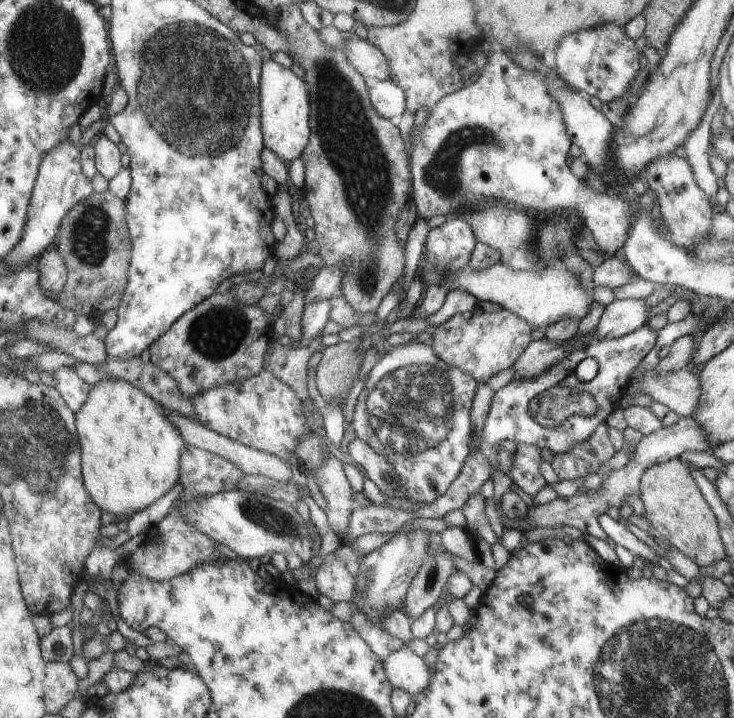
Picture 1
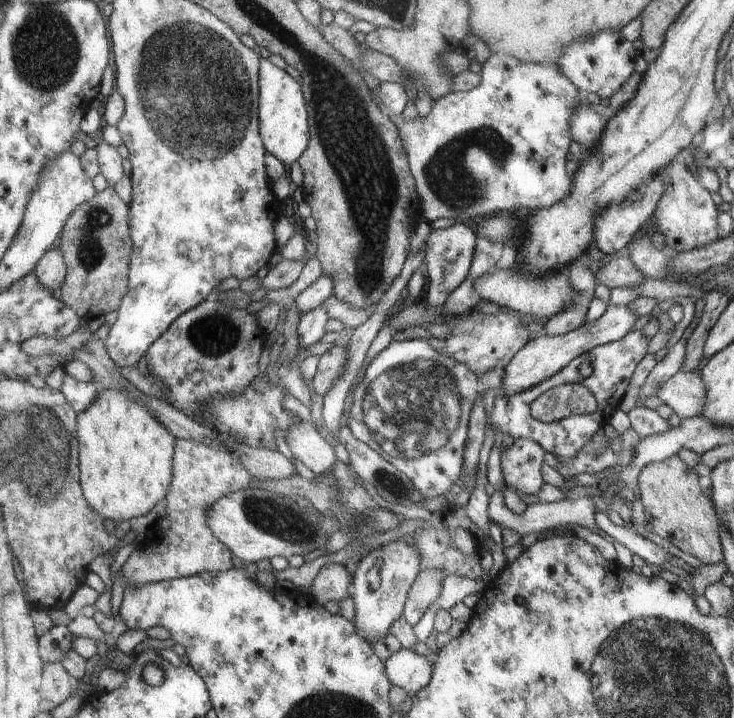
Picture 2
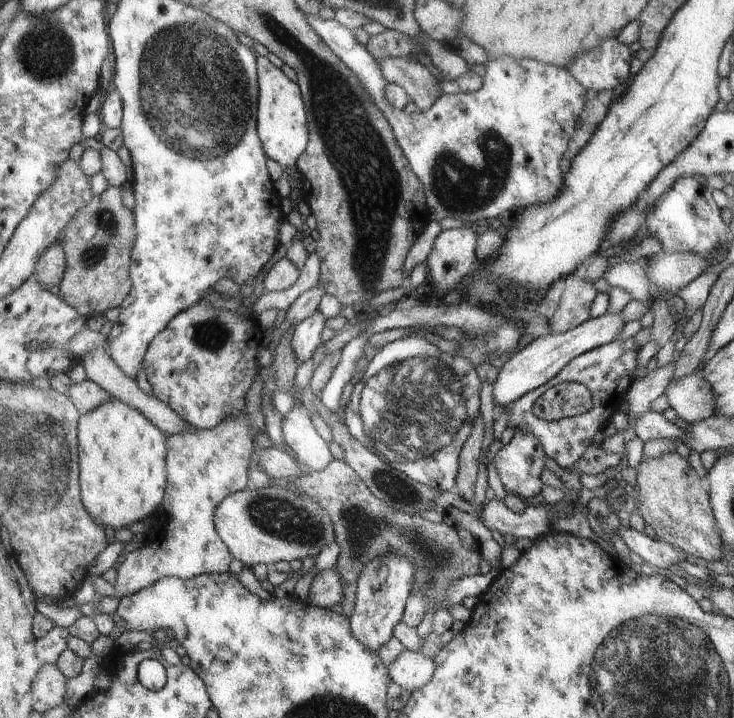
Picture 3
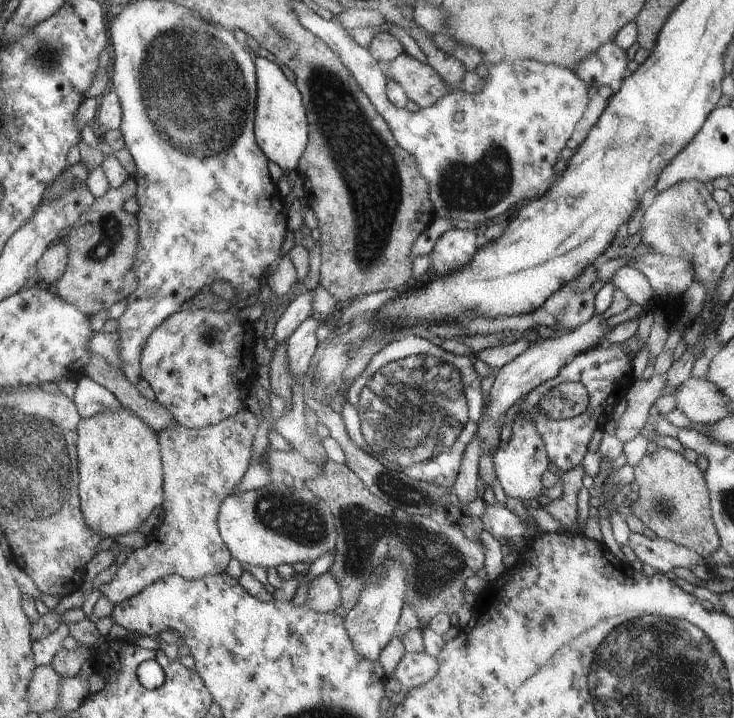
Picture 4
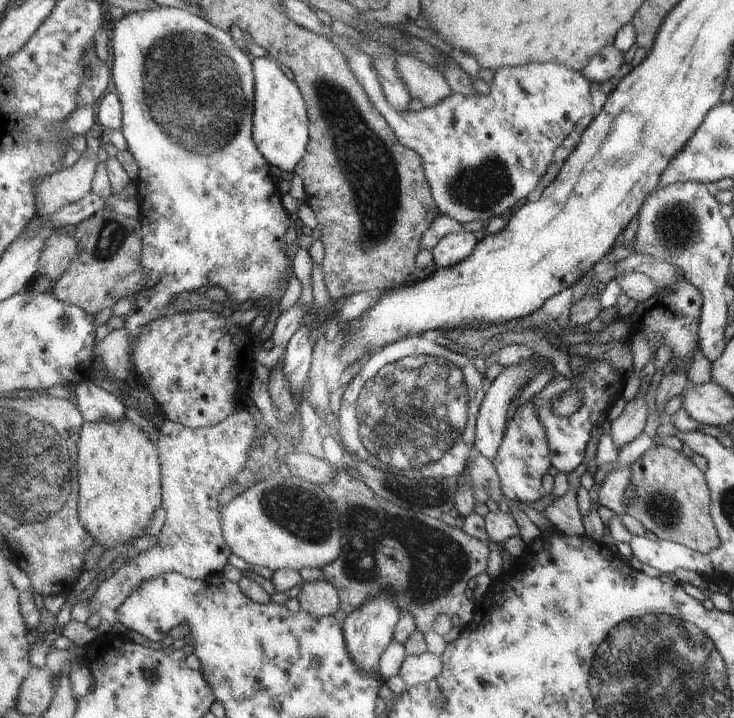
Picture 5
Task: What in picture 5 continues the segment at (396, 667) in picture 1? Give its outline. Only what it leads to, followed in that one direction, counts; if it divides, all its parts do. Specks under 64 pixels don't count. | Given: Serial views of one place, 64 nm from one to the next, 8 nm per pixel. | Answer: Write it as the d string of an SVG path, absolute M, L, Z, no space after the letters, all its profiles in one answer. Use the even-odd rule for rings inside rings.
M425 652L419 656L405 656L399 668L399 678L405 682L407 690L409 688L417 688L419 684L425 684L433 678L437 678L443 670L443 662L441 658Z

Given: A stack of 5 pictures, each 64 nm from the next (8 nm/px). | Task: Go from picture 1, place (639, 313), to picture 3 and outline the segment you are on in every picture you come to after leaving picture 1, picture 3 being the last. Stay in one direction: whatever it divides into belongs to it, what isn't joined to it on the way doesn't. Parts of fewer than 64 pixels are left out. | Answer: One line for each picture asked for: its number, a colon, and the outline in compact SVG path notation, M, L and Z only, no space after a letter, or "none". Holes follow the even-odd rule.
2: M607 304L607 310L593 324L585 324L583 322L579 328L571 330L565 336L541 336L541 338L529 340L529 344L525 344L513 356L513 360L503 368L505 370L505 378L503 378L503 386L499 388L499 392L503 390L503 394L513 396L513 394L517 394L521 390L533 388L541 380L547 380L549 376L553 376L555 372L559 372L561 368L565 368L565 364L569 364L579 354L589 352L595 346L603 346L603 344L621 340L625 334L631 332L631 328L635 326L635 322L641 318L641 316L635 314L635 310L631 306L633 304L615 304L615 306Z
3: M605 312L603 316L597 318L589 318L583 324L579 324L577 328L571 328L563 334L551 334L551 336L539 336L537 340L531 340L527 346L523 346L521 350L517 350L505 364L503 368L499 368L499 376L493 382L493 400L495 400L495 410L501 410L505 406L509 406L513 400L521 398L523 394L535 390L537 386L543 386L547 380L551 380L553 376L557 376L557 372L561 368L565 368L565 364L569 364L573 358L613 342L615 338L619 338L619 334L625 328L625 320L621 318L621 312L613 314L613 312Z

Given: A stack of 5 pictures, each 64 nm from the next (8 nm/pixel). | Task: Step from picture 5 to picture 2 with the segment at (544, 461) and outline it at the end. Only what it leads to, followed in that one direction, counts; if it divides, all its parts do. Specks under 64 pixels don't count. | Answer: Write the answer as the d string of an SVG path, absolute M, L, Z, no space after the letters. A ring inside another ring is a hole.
M515 440L501 454L501 470L505 488L513 486L525 494L537 494L543 484L543 448L533 440Z

